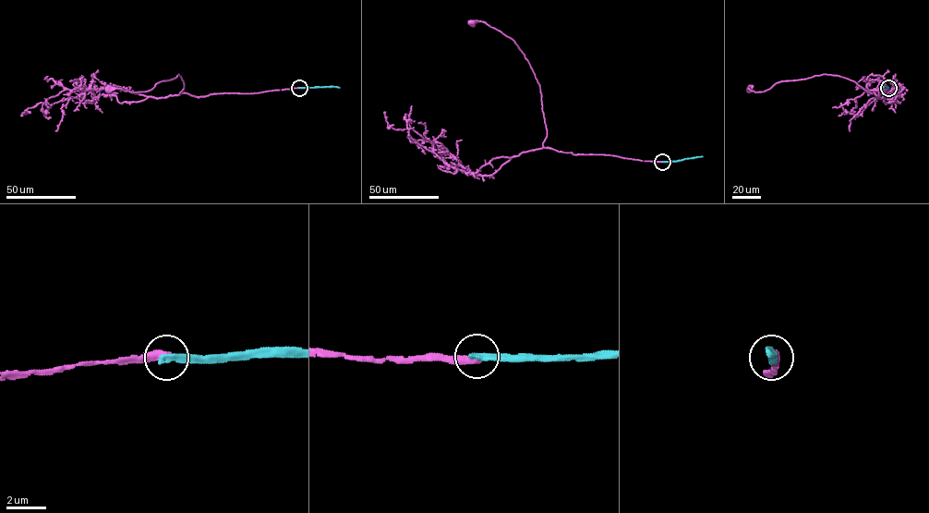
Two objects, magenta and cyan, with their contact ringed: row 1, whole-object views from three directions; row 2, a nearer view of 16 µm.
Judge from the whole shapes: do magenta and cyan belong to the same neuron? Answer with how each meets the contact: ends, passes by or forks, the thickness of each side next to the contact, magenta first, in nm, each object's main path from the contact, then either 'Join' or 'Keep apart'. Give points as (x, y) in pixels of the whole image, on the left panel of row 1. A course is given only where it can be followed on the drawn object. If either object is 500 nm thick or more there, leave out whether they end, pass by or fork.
At the ring magenta ends. At the ring cyan ends. Thickness 440 nm (magenta) against 340 nm. Course of magenta: (299, 88), (196, 97), (179, 92), (184, 82), (178, 74), (147, 91), (109, 88). Course of cyan: (299, 88), (340, 87). Keep apart

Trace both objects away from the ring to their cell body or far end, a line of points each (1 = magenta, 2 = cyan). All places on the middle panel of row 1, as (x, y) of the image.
1: (662, 162), (573, 154), (544, 147), (547, 128), (539, 85), (524, 54), (500, 31), (484, 22), (472, 22)
2: (662, 162), (703, 156)

